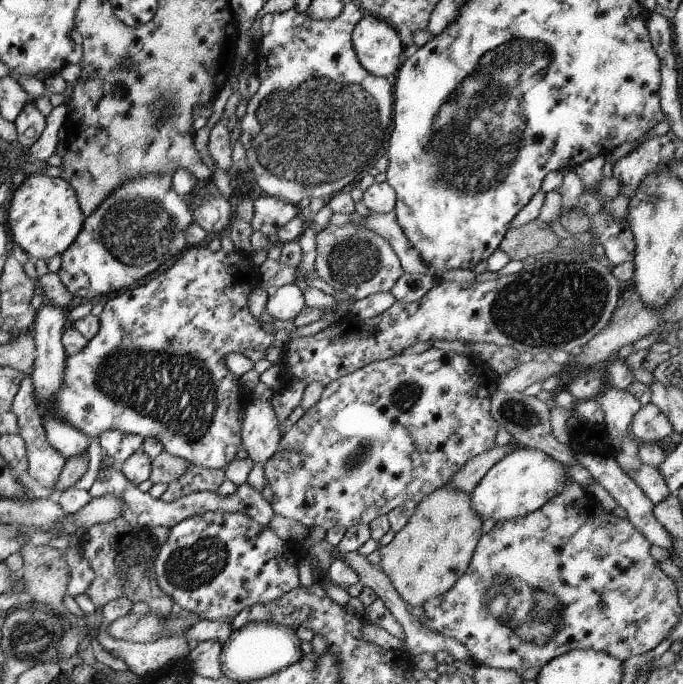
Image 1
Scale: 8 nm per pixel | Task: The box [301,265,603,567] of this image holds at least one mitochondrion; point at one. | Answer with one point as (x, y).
(405, 396)

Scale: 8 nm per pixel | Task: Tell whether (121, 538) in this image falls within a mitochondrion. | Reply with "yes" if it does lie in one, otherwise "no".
no

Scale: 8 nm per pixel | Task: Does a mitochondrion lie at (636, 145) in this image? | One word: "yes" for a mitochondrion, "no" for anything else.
no

